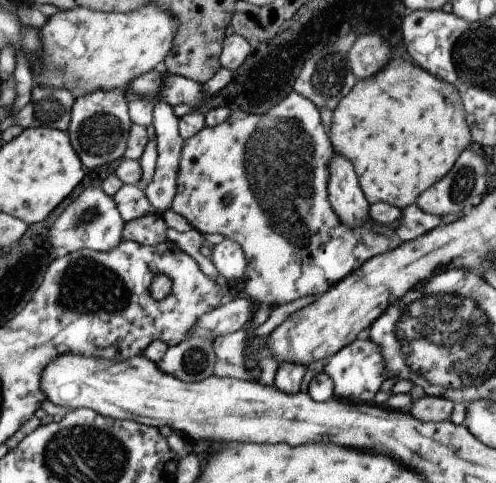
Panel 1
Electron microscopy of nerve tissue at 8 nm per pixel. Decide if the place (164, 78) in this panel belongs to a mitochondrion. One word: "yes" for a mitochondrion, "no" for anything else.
no

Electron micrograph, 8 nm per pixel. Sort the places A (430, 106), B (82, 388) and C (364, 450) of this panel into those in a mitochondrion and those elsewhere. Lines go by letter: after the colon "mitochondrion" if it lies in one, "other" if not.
A: other
B: other
C: other

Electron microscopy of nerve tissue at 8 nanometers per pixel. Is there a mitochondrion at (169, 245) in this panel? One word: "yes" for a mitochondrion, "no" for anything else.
no

